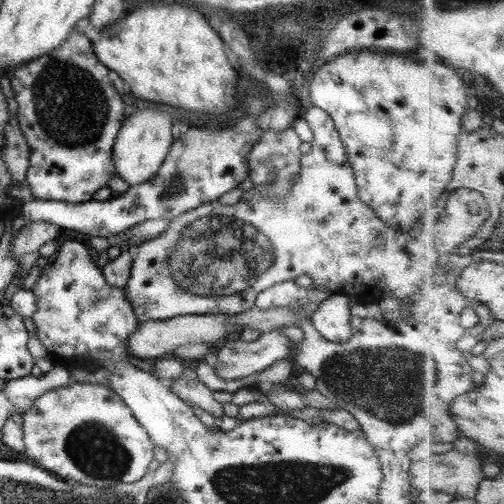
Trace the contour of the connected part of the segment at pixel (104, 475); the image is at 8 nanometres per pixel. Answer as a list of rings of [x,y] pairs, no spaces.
[[[68,383],[44,391],[23,414],[26,454],[60,479],[109,487],[133,483],[148,473],[157,447],[128,405],[110,387]]]

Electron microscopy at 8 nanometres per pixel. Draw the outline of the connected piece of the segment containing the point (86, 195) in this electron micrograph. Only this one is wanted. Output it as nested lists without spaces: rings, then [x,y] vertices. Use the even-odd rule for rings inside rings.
[[[74,28],[58,48],[4,73],[14,90],[14,98],[19,105],[17,115],[20,129],[30,148],[25,184],[30,186],[34,198],[73,204],[89,202],[100,188],[107,186],[110,178],[116,176],[112,161],[113,147],[126,120],[126,103],[114,89],[109,78],[110,72],[96,58],[91,39]]]

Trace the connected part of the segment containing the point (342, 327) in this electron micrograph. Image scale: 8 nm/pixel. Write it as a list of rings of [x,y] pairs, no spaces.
[[[345,295],[328,300],[311,313],[314,328],[333,343],[344,343],[352,336],[351,317]]]

